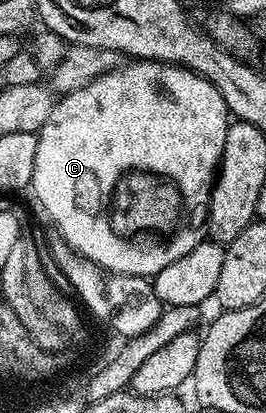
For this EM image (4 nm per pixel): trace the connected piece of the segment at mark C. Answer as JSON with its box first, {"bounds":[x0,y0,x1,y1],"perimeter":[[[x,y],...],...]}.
{"bounds":[30,59,230,277],"perimeter":[[[137,59],[125,62],[110,73],[90,81],[82,89],[69,95],[59,96],[52,104],[50,117],[46,117],[46,125],[42,125],[36,135],[38,154],[34,156],[34,177],[30,188],[36,194],[40,207],[52,218],[54,226],[60,230],[59,238],[67,243],[71,251],[90,260],[106,273],[113,275],[143,275],[154,277],[170,261],[178,261],[178,257],[186,257],[194,245],[202,242],[206,235],[208,221],[208,201],[212,193],[214,176],[220,165],[220,154],[226,145],[226,133],[230,116],[226,101],[222,101],[222,93],[210,85],[202,76],[185,67],[175,67],[172,63],[159,63],[153,59]]]}

